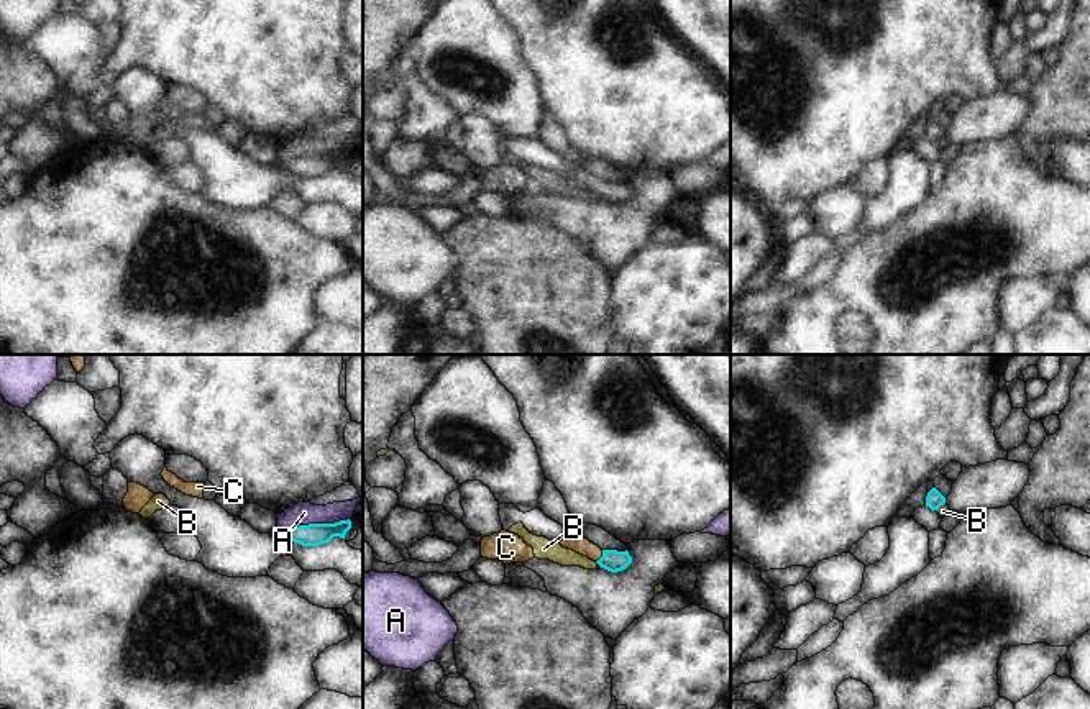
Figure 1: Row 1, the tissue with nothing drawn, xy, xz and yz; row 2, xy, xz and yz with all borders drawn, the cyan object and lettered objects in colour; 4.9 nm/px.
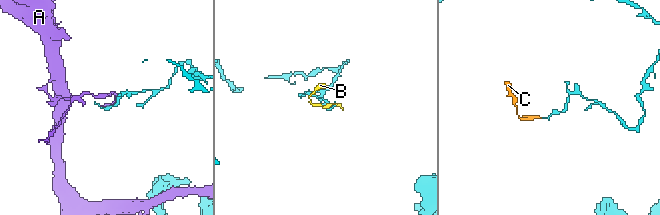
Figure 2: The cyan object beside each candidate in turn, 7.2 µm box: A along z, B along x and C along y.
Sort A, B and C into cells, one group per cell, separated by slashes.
A / B / C

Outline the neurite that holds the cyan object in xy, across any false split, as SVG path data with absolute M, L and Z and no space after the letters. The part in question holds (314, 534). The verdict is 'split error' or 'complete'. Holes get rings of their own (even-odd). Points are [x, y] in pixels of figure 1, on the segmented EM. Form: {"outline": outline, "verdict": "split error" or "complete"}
{"outline": "M340 520L335 524L309 524L282 530L294 543L302 547L318 547L328 543L333 537L345 540L351 528L351 520Z", "verdict": "complete"}

